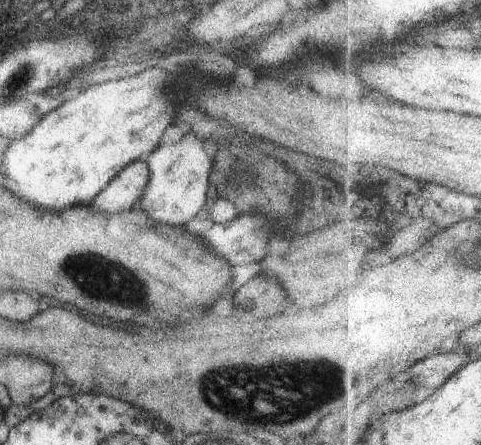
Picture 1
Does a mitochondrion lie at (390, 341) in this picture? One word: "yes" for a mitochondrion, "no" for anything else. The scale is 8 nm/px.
no

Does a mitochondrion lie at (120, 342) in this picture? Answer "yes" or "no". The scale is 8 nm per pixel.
no

